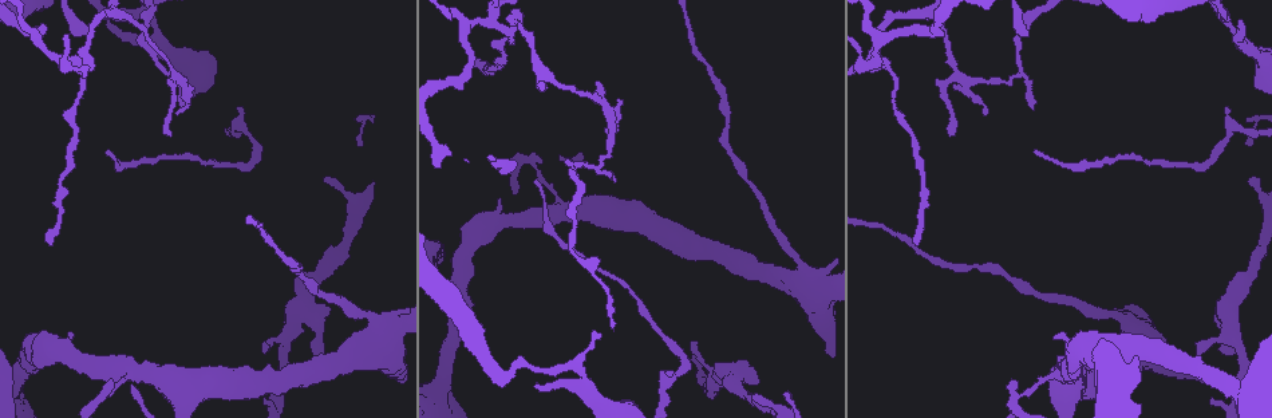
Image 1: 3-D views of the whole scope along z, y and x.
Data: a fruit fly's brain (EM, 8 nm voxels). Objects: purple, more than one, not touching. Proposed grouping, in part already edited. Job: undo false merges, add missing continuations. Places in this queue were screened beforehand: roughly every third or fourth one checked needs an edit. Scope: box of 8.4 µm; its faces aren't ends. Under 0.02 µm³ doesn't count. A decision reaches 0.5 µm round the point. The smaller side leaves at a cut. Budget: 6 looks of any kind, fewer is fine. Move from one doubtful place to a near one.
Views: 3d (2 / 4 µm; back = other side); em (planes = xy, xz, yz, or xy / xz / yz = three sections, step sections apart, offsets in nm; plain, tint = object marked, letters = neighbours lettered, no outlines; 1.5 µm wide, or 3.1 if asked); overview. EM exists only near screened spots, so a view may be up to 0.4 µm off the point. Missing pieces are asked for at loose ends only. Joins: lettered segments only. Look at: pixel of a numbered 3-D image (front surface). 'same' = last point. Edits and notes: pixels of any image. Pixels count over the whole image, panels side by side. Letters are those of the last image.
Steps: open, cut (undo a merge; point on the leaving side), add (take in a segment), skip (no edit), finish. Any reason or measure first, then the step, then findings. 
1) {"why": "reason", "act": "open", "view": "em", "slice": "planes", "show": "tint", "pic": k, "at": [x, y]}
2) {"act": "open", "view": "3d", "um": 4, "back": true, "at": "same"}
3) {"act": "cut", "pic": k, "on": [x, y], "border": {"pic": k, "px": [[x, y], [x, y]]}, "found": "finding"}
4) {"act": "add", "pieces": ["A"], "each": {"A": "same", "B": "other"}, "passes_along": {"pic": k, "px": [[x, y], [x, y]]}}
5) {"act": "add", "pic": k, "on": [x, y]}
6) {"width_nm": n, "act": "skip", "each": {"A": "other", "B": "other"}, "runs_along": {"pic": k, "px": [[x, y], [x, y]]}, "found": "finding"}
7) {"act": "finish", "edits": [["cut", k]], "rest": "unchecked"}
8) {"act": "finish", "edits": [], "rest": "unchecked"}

{"why": "sharp bend", "act": "open", "view": "em", "slice": "planes", "show": "letters", "pic": 1, "at": [588, 392]}

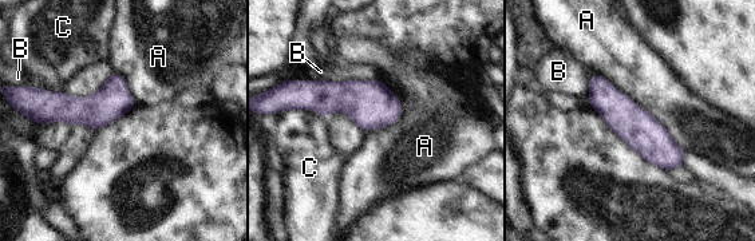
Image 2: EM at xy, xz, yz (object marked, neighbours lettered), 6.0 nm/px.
{"act": "skip", "each": {"A": "other", "B": "other", "C": "other"}, "runs_along": {"pic": 2, "px": [[592, 78], [663, 151], [680, 161]]}, "found": "all the same neuron"}

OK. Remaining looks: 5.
{"why": "tapers out", "act": "open", "view": "3d", "um": 4, "pic": 1, "at": [481, 63]}

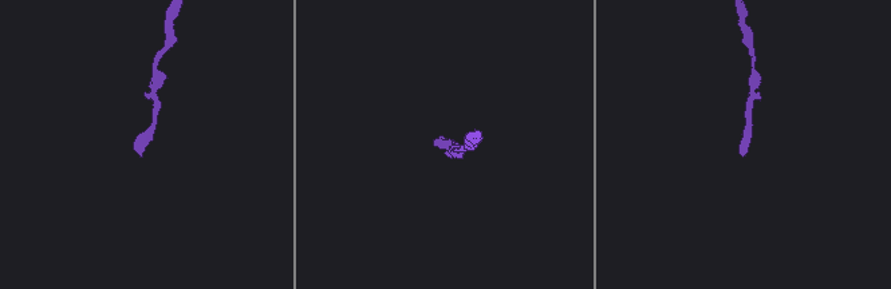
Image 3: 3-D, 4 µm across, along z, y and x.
{"why": "shape alone is not enough", "act": "open", "view": "em", "slice": "xz", "step": 8, "show": "tint", "pic": 3, "at": [441, 137]}

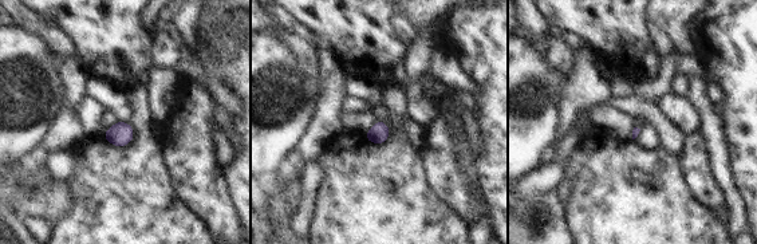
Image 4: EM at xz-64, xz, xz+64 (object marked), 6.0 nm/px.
{"act": "open", "view": "em", "slice": "planes", "show": "letters", "at": "same"}

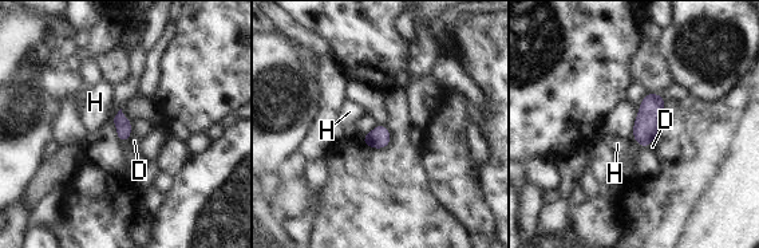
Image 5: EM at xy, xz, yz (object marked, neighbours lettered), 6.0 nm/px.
{"width_nm": 100, "act": "skip", "each": {"D": "other", "H": "other"}, "found": "no lettered segment goes on from it"}

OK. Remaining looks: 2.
{"why": "tapers out", "act": "open", "view": "em", "slice": "xy", "step": 8, "show": "plain", "pic": 1, "at": [1033, 110]}

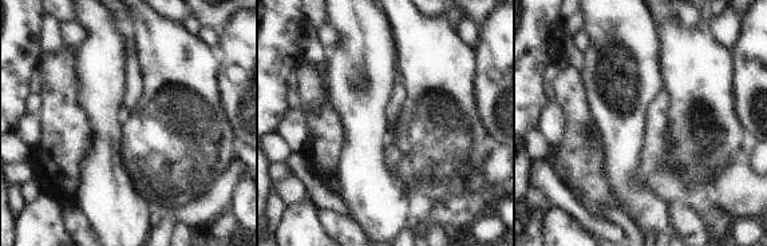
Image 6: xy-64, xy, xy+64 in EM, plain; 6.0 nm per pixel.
{"act": "open", "view": "em", "slice": "xy", "step": 8, "show": "letters", "at": "same"}

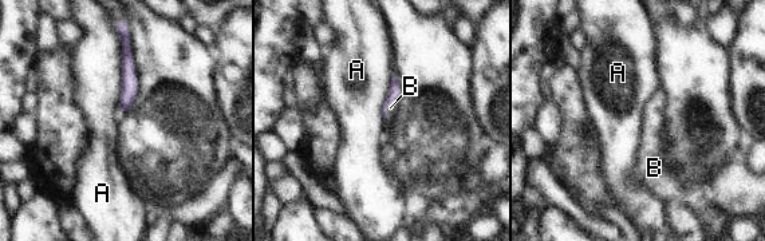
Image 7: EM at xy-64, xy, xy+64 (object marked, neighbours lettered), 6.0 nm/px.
{"act": "add", "pieces": ["B"], "each": {"A": "other", "B": "same"}, "passes_along": {"pic": 7, "px": [[394, 93], [385, 110], [390, 107]]}, "found": "it goes on there"}

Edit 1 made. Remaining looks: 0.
{"act": "finish", "edits": [["add", 7]], "rest": "unchecked"}

